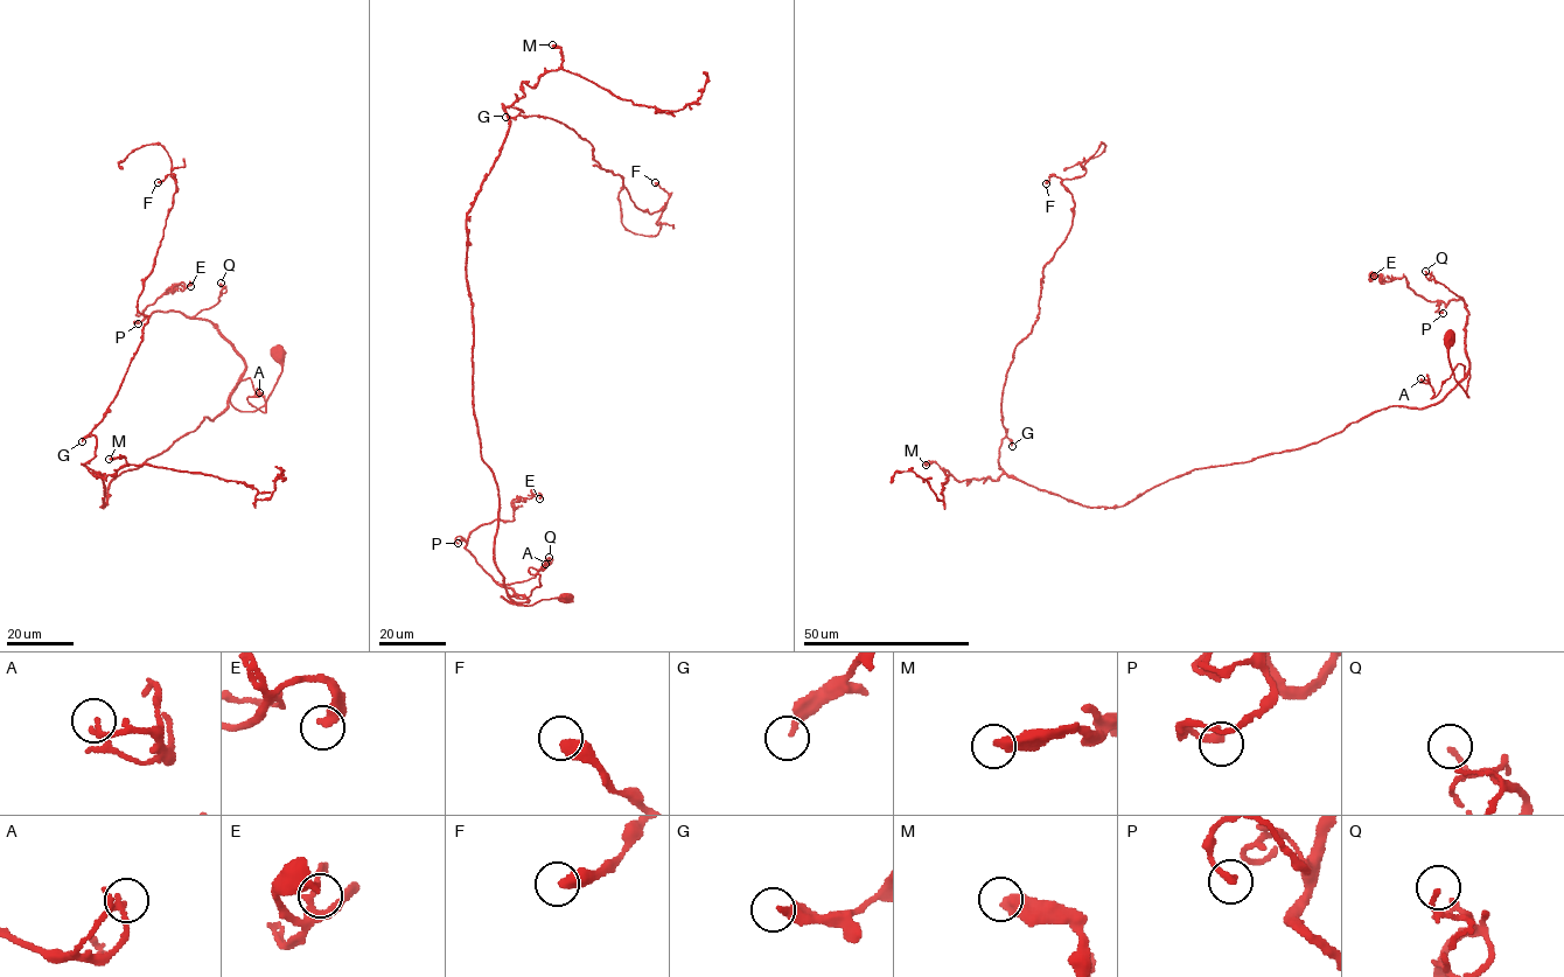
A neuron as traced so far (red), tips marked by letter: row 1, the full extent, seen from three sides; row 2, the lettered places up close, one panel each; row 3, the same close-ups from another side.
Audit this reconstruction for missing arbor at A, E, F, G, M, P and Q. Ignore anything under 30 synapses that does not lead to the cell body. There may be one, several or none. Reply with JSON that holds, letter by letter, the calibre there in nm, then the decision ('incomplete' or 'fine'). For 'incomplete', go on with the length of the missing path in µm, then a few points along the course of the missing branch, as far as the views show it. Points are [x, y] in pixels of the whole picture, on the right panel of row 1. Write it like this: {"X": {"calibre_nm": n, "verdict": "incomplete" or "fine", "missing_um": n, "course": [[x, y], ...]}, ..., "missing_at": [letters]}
{"A": {"calibre_nm": 120, "verdict": "fine"}, "E": {"calibre_nm": 340, "verdict": "fine"}, "F": {"calibre_nm": 440, "verdict": "fine"}, "G": {"calibre_nm": 240, "verdict": "fine"}, "M": {"calibre_nm": 460, "verdict": "fine"}, "P": {"calibre_nm": 240, "verdict": "fine"}, "Q": {"calibre_nm": 100, "verdict": "fine"}, "missing_at": []}

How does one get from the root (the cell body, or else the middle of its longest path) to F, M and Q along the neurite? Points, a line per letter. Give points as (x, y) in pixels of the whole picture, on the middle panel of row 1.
F: (566, 597), (501, 597), (467, 213), (505, 107), (574, 131), (649, 214), (668, 201), (655, 182)
M: (566, 597), (501, 597), (466, 269), (467, 213), (505, 110), (522, 83), (561, 65), (552, 44)
Q: (566, 597), (531, 605), (511, 604), (501, 597), (529, 601), (502, 585), (532, 578), (549, 564), (549, 557)

